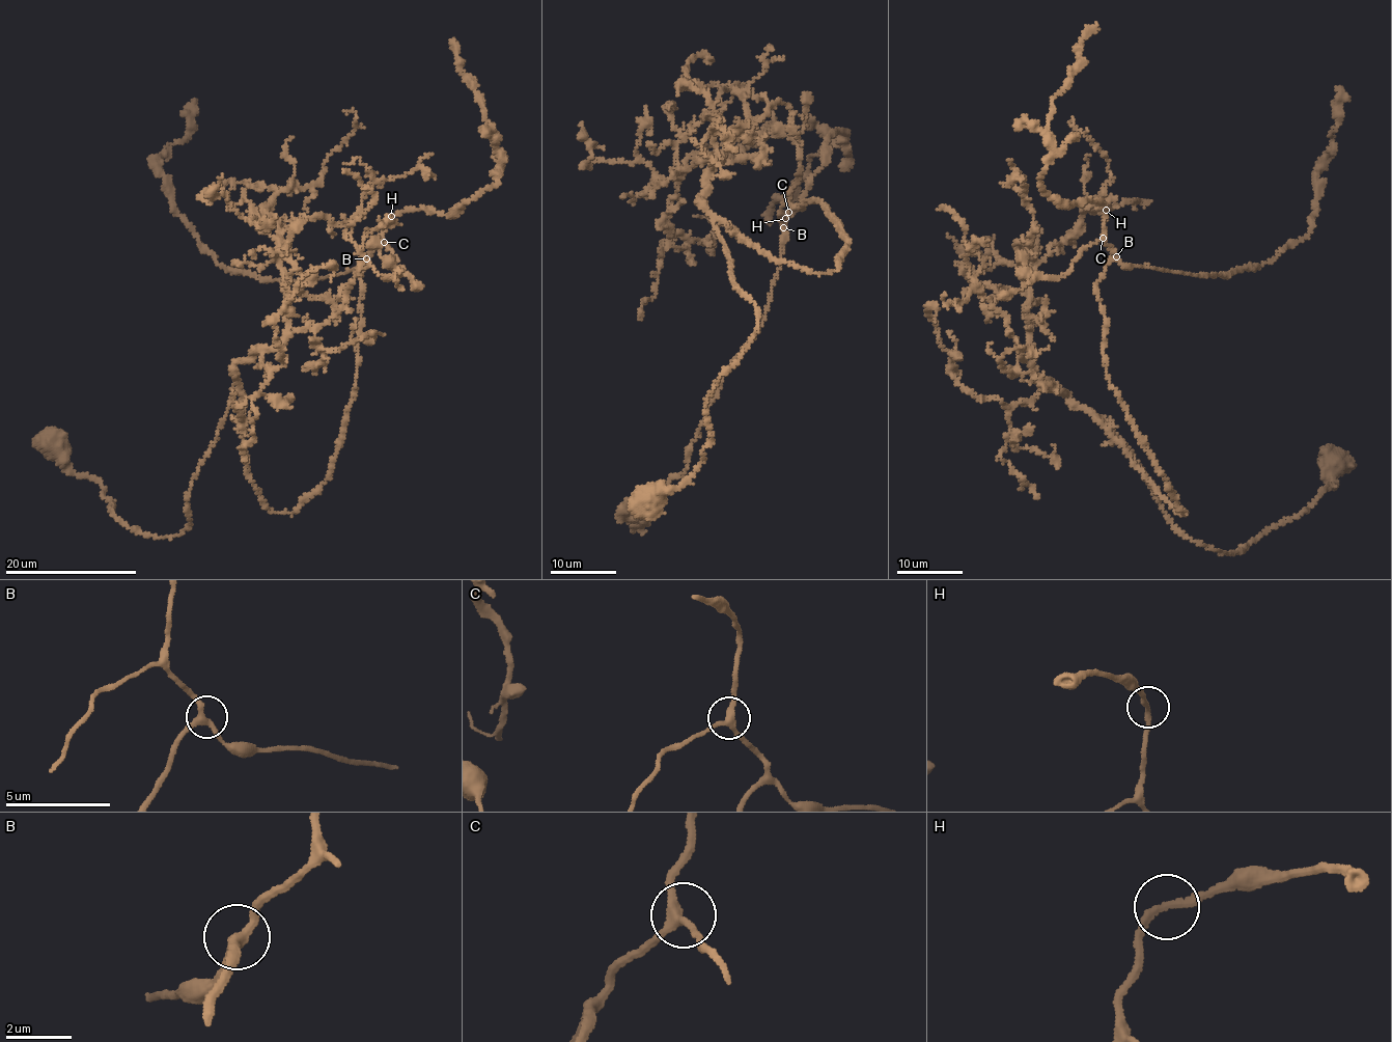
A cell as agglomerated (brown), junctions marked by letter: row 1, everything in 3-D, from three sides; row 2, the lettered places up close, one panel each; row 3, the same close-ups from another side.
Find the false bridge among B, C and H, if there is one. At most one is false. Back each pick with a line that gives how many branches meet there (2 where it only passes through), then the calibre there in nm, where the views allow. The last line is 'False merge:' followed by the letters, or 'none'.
False merge: none

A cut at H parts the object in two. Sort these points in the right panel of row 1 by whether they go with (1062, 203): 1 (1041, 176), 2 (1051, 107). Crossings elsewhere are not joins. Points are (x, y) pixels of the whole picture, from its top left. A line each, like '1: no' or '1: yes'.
1: yes
2: yes

